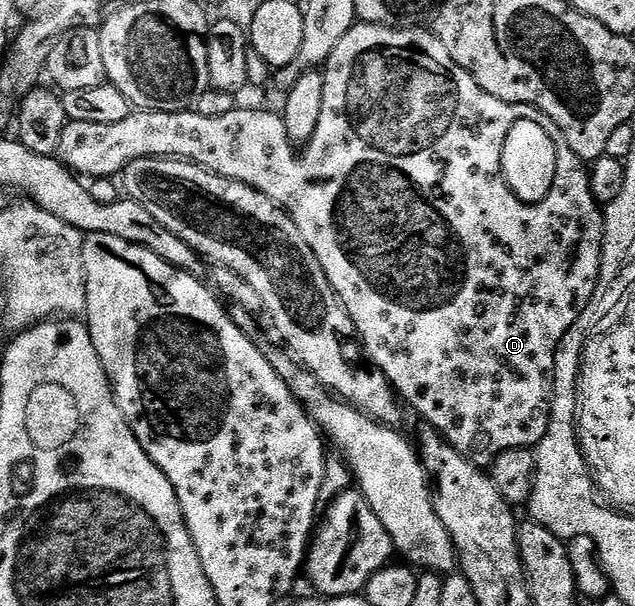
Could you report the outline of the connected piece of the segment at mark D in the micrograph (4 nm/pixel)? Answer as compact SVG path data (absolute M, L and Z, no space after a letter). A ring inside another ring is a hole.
M354 24L347 32L347 36L343 36L343 40L339 40L339 44L335 47L335 52L331 52L328 62L326 62L323 67L323 73L325 75L325 91L323 92L323 112L319 116L319 128L315 128L315 136L313 139L311 139L310 142L304 143L302 150L305 151L303 151L301 155L297 155L296 152L293 151L296 150L295 144L287 136L285 119L280 113L272 114L269 110L241 110L241 108L235 108L231 112L227 112L227 116L203 116L202 114L198 114L196 109L193 108L186 108L184 110L146 110L141 108L136 112L130 112L123 120L119 120L115 124L87 124L86 122L67 121L65 130L62 132L62 138L59 140L56 157L60 158L74 174L84 176L89 180L94 178L113 178L114 176L120 175L127 168L127 164L131 164L140 158L180 158L182 162L193 162L196 166L204 166L205 169L212 170L214 174L222 174L224 178L242 182L251 188L255 188L259 192L263 192L263 196L270 198L276 206L280 206L281 209L288 214L291 220L295 220L295 228L299 228L299 233L303 235L303 240L307 240L307 244L311 244L311 252L315 252L315 256L319 260L319 264L327 276L327 280L331 280L331 288L337 293L339 300L345 306L345 311L349 314L349 318L354 322L356 337L365 345L365 350L369 353L369 358L371 360L370 363L384 372L386 380L392 383L392 388L396 390L398 395L403 399L406 407L414 406L414 408L425 417L424 421L432 426L434 430L440 432L442 438L446 438L468 462L473 462L482 468L492 466L493 461L495 461L498 456L511 448L537 447L539 440L543 440L543 436L547 432L547 424L551 416L555 352L559 348L563 336L567 336L571 324L575 324L575 320L579 320L579 316L585 311L587 304L595 297L598 288L597 281L603 272L603 267L601 265L601 242L605 238L605 219L603 217L602 207L594 200L593 193L591 192L589 166L582 162L579 156L575 156L575 152L571 152L571 144L567 144L565 138L558 137L556 139L557 167L555 168L553 193L548 199L547 204L545 202L520 202L515 196L515 192L511 192L511 188L505 183L505 177L501 171L503 144L507 144L507 132L511 132L511 128L515 128L515 124L519 124L519 120L538 120L539 111L533 106L517 106L513 102L504 102L503 100L499 100L499 96L491 96L487 93L466 70L459 68L459 64L455 64L455 60L451 60L451 52L447 52L447 48L443 48L443 44L438 40L437 35L433 33L432 29ZM576 222L578 228L581 229L581 250L561 250L559 243L549 243L549 234L553 238L558 238L561 242L567 241L569 238L568 226L573 226Z

